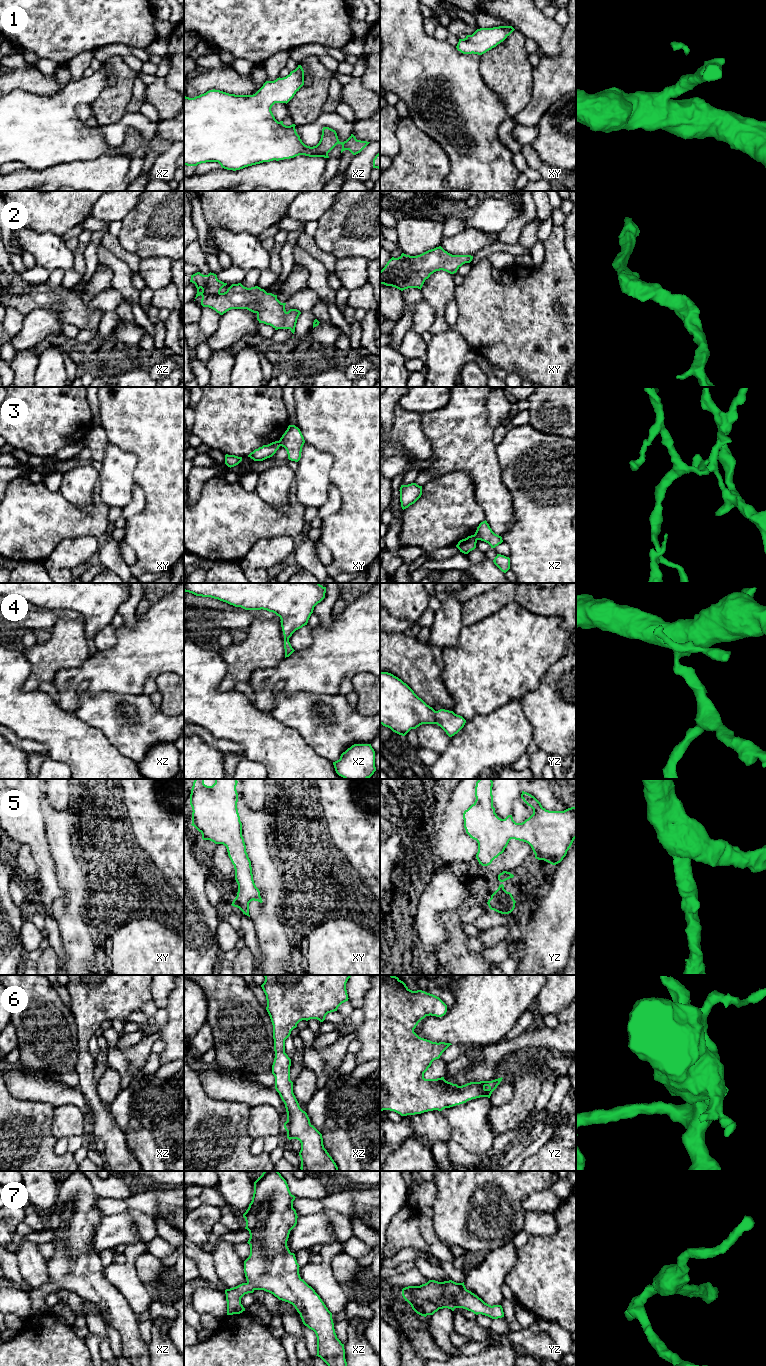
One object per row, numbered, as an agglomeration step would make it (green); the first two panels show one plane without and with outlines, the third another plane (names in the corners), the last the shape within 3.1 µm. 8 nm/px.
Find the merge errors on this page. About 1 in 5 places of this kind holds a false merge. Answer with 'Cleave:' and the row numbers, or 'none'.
Cleave: 3

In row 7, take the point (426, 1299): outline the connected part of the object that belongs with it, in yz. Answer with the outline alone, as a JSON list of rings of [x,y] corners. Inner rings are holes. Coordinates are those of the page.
[[[429,1280],[420,1286],[403,1288],[402,1296],[417,1314],[424,1317],[433,1315],[443,1308],[452,1311],[455,1308],[463,1308],[476,1315],[482,1314],[492,1319],[504,1317],[501,1305],[491,1306],[485,1303],[477,1295],[467,1290],[464,1282]]]

